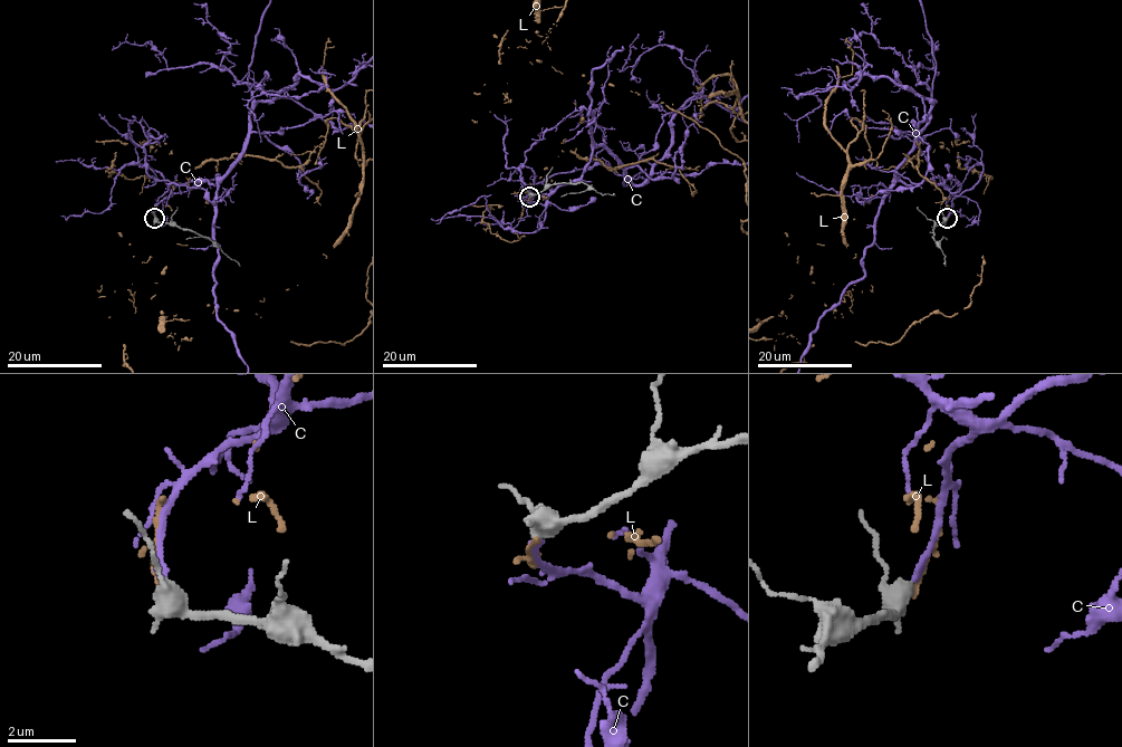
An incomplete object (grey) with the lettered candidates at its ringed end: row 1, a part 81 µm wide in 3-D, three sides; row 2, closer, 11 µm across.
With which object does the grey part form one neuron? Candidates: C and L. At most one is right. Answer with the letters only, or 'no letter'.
C

